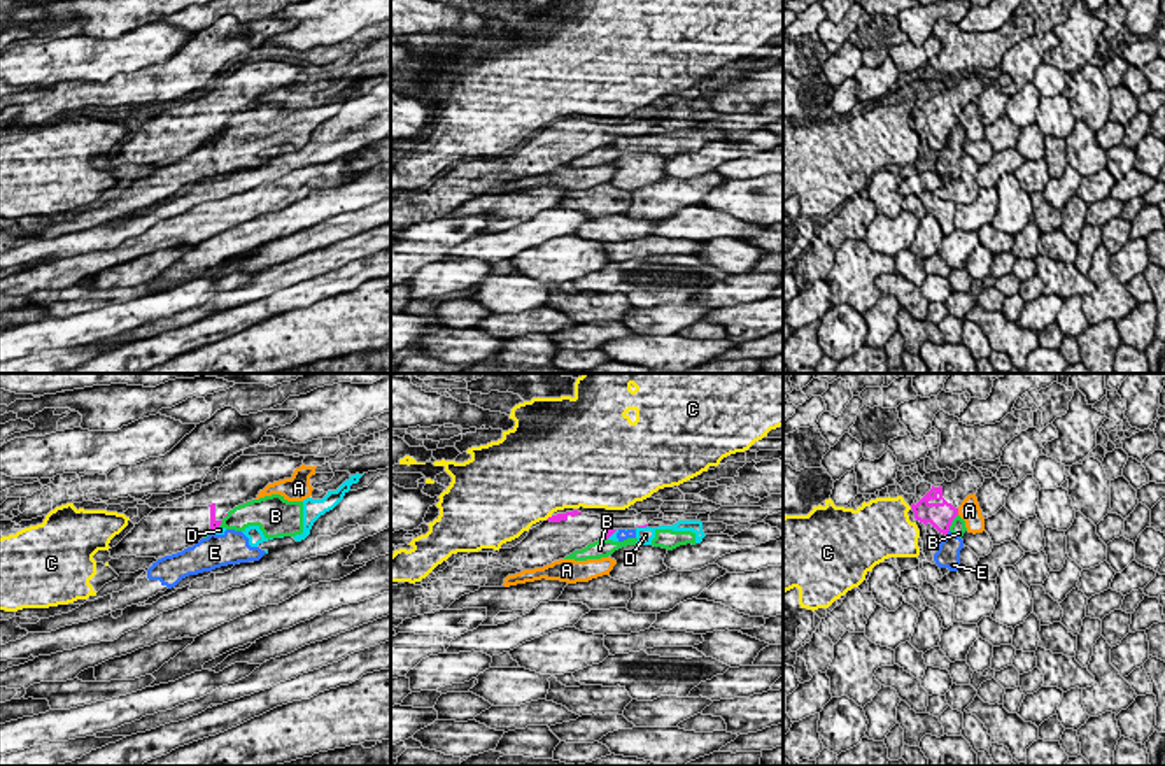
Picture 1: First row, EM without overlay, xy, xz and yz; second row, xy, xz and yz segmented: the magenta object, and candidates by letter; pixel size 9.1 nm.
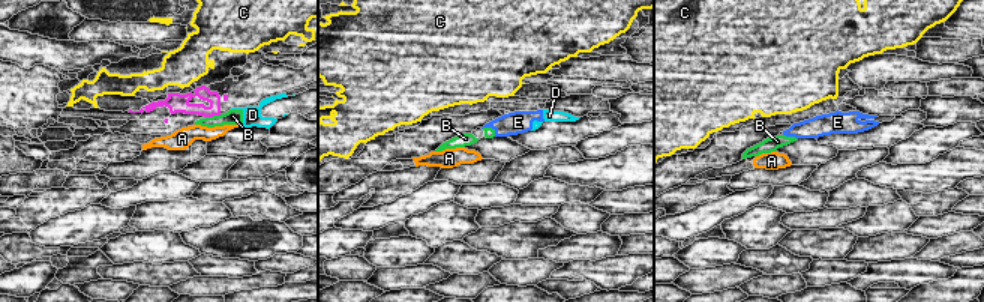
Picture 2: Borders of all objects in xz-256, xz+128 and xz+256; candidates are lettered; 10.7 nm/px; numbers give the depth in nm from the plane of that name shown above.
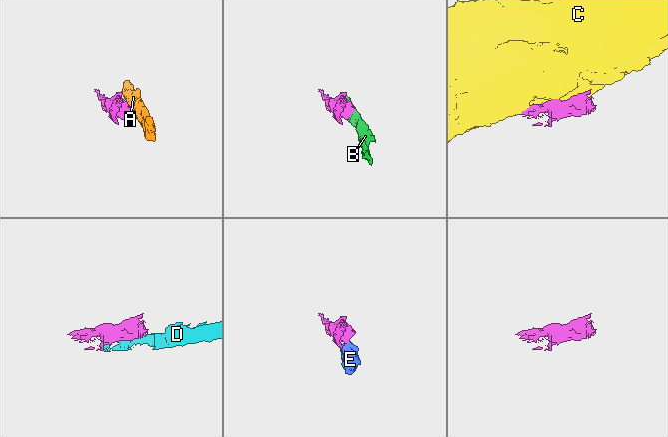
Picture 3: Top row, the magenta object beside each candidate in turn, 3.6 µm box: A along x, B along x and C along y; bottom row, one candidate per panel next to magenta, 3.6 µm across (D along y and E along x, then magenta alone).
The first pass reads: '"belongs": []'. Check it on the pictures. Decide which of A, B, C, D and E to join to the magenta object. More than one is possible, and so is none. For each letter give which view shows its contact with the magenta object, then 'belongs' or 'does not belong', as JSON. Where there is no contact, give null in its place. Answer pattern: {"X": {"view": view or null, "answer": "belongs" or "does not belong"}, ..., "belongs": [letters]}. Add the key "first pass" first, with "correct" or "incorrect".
{"first pass": "correct", "A": {"view": "yz", "answer": "does not belong"}, "B": {"view": "yz", "answer": "does not belong"}, "C": {"view": "xz", "answer": "does not belong"}, "D": {"view": "xz", "answer": "does not belong"}, "E": {"view": "xy", "answer": "does not belong"}, "belongs": []}

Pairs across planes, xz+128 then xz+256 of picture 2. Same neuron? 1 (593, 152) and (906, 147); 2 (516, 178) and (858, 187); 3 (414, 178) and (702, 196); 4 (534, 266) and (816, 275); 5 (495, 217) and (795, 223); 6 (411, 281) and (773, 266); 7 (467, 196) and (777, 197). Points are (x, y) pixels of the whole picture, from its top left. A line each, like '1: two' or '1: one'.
1: one
2: two
3: one
4: one
5: one
6: two
7: one

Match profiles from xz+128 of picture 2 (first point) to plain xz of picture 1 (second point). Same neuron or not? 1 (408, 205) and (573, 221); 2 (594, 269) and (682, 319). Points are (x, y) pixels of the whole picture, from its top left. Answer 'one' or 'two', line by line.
1: one
2: two

